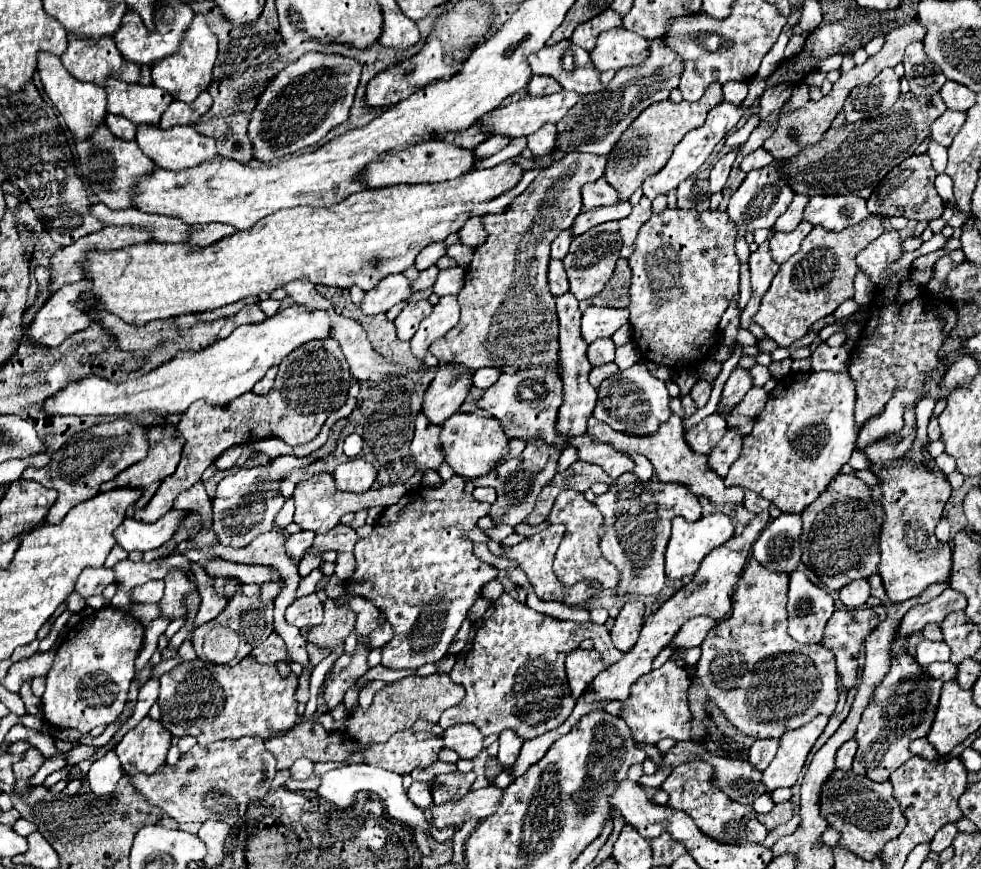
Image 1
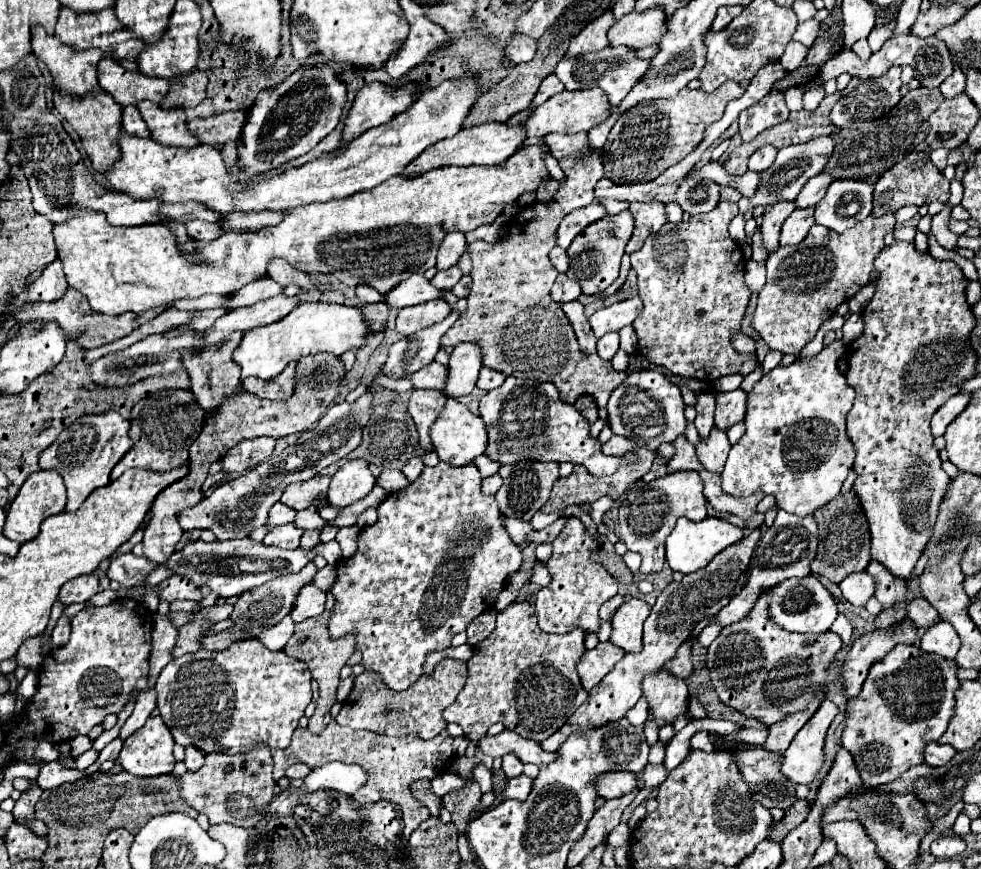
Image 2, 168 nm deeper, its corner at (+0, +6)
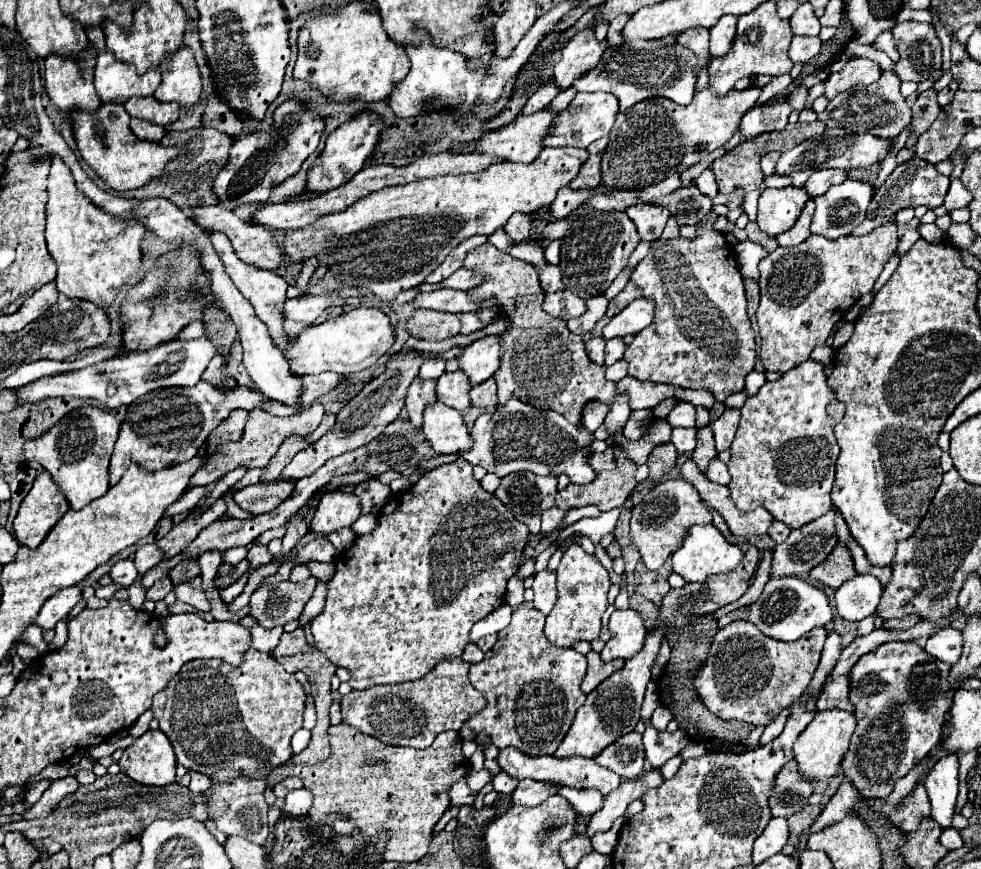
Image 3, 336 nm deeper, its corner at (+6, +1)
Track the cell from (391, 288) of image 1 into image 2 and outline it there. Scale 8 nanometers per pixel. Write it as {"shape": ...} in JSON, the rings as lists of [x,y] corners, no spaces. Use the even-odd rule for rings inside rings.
{"shape":[[[413,274],[407,280],[401,280],[395,288],[391,288],[383,296],[385,304],[393,308],[415,306],[415,304],[423,304],[429,300],[437,300],[437,298],[439,298],[439,290],[433,288],[423,274]]]}

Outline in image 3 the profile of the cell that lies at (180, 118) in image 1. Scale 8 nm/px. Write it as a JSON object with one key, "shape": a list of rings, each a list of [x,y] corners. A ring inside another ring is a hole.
{"shape":[[[185,45],[173,57],[161,63],[161,85],[153,93],[157,101],[177,101],[179,105],[193,105],[201,95],[201,77],[193,57],[193,51]]]}

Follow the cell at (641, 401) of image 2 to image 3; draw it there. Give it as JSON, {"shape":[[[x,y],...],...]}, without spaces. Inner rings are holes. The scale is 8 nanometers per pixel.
{"shape":[[[673,429],[671,443],[677,447],[679,455],[691,455],[697,445],[697,429]]]}

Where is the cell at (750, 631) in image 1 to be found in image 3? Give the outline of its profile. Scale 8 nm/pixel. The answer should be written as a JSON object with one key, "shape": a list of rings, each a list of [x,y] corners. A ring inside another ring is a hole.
{"shape":[[[735,621],[717,631],[707,659],[693,677],[701,703],[719,719],[769,725],[781,709],[789,707],[809,687],[817,669],[827,631],[813,629],[793,643],[775,641],[747,621]]]}

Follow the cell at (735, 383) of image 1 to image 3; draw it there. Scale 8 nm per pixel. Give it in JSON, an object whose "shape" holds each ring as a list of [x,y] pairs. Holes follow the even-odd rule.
{"shape":[[[725,409],[725,413],[711,423],[717,441],[717,451],[727,451],[731,447],[731,441],[737,431],[737,423],[739,423],[739,409]]]}

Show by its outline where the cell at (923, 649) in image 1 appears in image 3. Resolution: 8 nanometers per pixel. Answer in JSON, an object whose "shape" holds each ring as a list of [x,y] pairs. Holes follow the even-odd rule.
{"shape":[[[945,627],[929,637],[925,651],[939,661],[955,665],[963,651],[963,635],[953,627]]]}

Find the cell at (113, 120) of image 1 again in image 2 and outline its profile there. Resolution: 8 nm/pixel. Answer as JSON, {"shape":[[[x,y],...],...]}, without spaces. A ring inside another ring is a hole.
{"shape":[[[125,106],[123,108],[123,130],[131,136],[149,138],[149,130],[145,128],[145,122],[141,120],[141,114],[137,112],[135,106]]]}

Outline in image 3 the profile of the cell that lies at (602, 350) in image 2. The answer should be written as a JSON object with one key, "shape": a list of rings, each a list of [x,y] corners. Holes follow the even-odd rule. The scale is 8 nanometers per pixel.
{"shape":[[[609,339],[607,341],[607,347],[605,347],[605,367],[617,363],[619,359],[623,359],[623,353],[625,353],[627,345],[623,339]]]}

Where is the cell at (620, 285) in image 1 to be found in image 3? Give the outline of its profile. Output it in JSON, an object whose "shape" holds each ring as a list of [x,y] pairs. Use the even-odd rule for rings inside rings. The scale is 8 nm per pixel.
{"shape":[[[627,283],[625,285],[625,289],[613,299],[613,301],[609,301],[609,309],[607,309],[607,317],[615,317],[617,313],[621,313],[631,301],[635,301],[635,299],[639,299],[643,293],[641,293],[641,289],[635,285],[635,283]]]}

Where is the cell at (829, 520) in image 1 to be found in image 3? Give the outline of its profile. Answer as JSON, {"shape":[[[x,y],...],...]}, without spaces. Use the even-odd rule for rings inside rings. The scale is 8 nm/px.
{"shape":[[[841,543],[833,549],[831,557],[827,557],[827,561],[823,565],[817,565],[815,569],[809,571],[809,577],[813,581],[821,581],[831,589],[839,589],[847,579],[853,579],[855,575],[857,575],[857,571],[853,567],[849,549]]]}

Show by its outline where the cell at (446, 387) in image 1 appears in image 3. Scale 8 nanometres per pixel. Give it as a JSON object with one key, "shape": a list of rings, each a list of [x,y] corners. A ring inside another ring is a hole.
{"shape":[[[485,335],[467,345],[459,357],[459,363],[467,373],[471,385],[479,385],[491,379],[501,363],[501,345],[497,335]]]}

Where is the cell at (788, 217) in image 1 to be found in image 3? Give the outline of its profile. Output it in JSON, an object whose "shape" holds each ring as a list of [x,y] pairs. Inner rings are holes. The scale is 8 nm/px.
{"shape":[[[821,169],[821,171],[815,171],[807,179],[805,187],[811,193],[811,197],[817,197],[817,195],[823,195],[831,185],[843,183],[845,179],[847,179],[847,171],[841,171],[841,169]]]}

